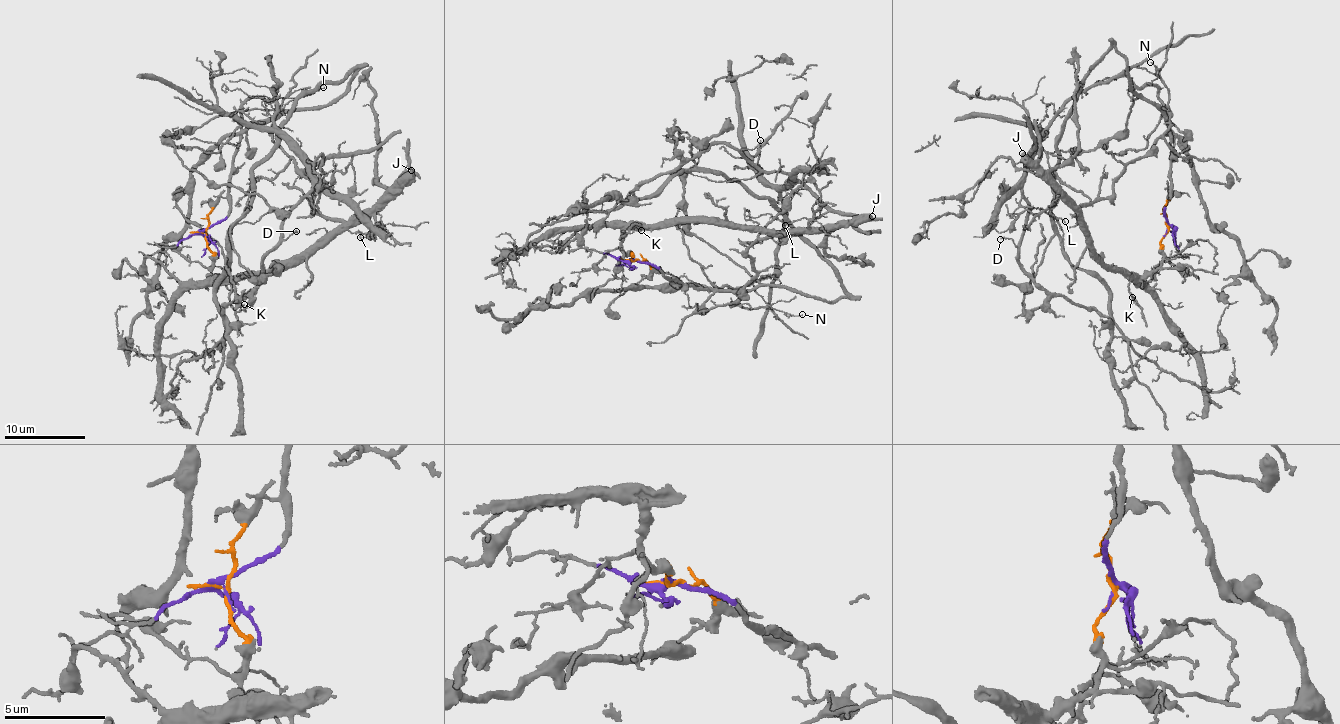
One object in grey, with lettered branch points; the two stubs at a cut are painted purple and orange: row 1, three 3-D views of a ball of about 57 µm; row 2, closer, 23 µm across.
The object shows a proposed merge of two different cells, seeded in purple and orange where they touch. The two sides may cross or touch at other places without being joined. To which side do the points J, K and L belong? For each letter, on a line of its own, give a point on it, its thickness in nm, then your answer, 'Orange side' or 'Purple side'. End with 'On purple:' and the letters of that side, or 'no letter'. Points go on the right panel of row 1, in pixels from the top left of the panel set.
J: Place: (1022, 153). Thickness 600 nm. Orange side
K: Place: (1132, 297). Thickness 120 nm. Orange side
L: Place: (1065, 221). Thickness 110 nm. Orange side
On purple: no letter

